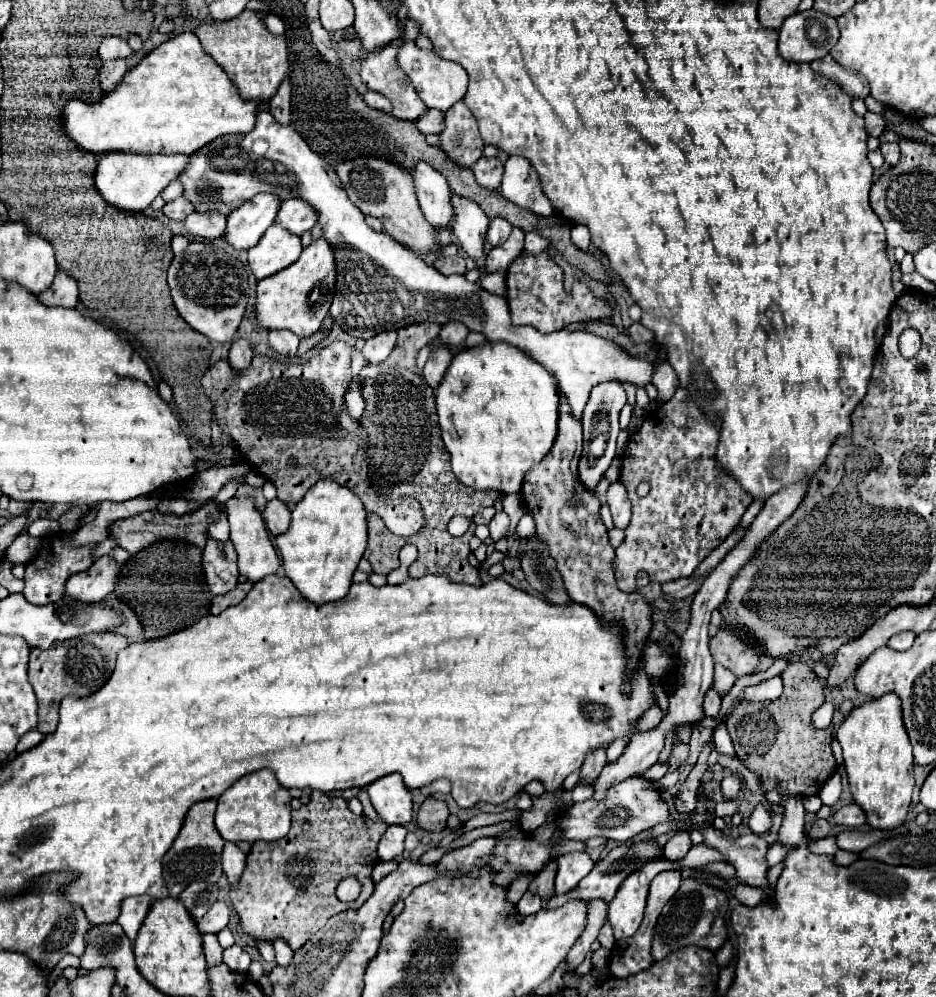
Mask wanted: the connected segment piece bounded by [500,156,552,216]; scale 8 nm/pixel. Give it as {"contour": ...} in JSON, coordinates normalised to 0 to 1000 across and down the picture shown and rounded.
{"contour":[[[545,156],[541,160],[534,193],[541,201],[549,203],[556,209],[568,211],[571,215],[577,215],[577,217],[590,215],[588,203],[581,201],[583,197],[579,197],[575,175],[566,166],[566,162],[558,156]]]}

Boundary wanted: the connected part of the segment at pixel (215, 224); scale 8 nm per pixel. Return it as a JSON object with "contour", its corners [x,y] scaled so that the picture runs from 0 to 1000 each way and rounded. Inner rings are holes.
{"contour":[[[229,211],[220,213],[220,215],[205,213],[203,217],[199,217],[194,221],[194,227],[197,227],[194,235],[207,237],[207,239],[231,241],[233,237],[237,237],[237,229],[241,229],[241,219]]]}

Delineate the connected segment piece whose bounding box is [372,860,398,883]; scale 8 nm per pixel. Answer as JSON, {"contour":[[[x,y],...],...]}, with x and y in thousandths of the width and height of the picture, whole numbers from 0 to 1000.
{"contour":[[[422,863],[406,864],[399,872],[397,882],[401,886],[405,885],[408,881],[413,879],[417,875],[422,873],[425,866]]]}

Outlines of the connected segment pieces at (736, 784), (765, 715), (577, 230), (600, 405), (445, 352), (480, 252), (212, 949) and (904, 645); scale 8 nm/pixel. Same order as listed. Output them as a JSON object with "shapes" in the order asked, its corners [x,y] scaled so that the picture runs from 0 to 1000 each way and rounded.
{"shapes":[[[[778,774],[778,776],[774,778],[769,790],[771,790],[771,796],[774,796],[776,802],[784,802],[784,800],[788,800],[788,794],[791,794],[791,790],[793,790],[793,780],[791,780],[791,776],[782,776],[782,774]]],[[[846,664],[833,678],[838,682],[838,694],[831,702],[786,706],[776,722],[776,730],[788,762],[803,774],[812,774],[821,794],[833,792],[840,798],[855,800],[872,798],[893,772],[887,750],[889,730],[870,732],[865,722],[870,712],[880,704],[880,686],[876,686],[874,678],[857,664]]],[[[611,227],[611,243],[620,249],[626,251],[630,247],[630,235],[626,227]]],[[[660,381],[641,383],[630,393],[630,401],[624,409],[624,419],[622,419],[624,453],[622,453],[622,461],[620,461],[620,467],[618,467],[620,481],[626,483],[626,489],[630,489],[630,491],[635,491],[635,487],[639,485],[639,481],[643,479],[643,475],[647,473],[647,469],[652,467],[652,463],[656,459],[658,437],[662,433],[660,415],[662,415],[667,405],[669,405],[669,393],[667,393],[667,387]]],[[[474,347],[474,349],[466,351],[464,357],[457,361],[457,365],[453,367],[451,375],[453,375],[453,381],[457,383],[457,387],[459,387],[462,391],[466,391],[468,385],[472,383],[476,371],[481,369],[481,363],[483,363],[483,355],[481,355],[481,351]]],[[[483,195],[483,209],[483,233],[487,235],[491,247],[500,253],[500,257],[511,261],[513,269],[517,261],[517,235],[521,229],[521,217],[511,205],[489,195]]],[[[218,939],[216,945],[218,945],[216,951],[218,951],[218,959],[220,959],[220,965],[222,965],[222,968],[229,969],[237,966],[238,953],[235,947],[233,947],[231,939]]],[[[968,632],[968,634],[964,634],[964,636],[953,638],[953,640],[949,642],[949,648],[951,648],[953,652],[970,652],[970,650],[976,646],[976,642],[979,642],[979,636]]]]}

